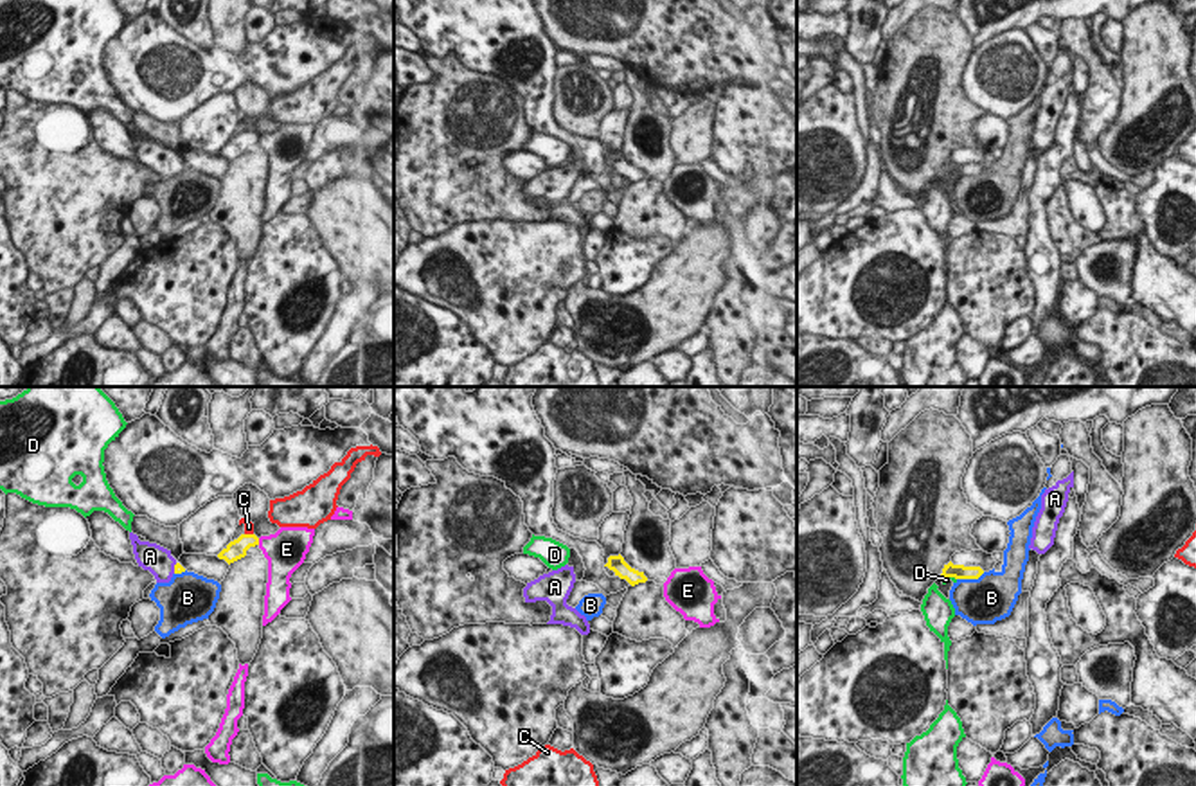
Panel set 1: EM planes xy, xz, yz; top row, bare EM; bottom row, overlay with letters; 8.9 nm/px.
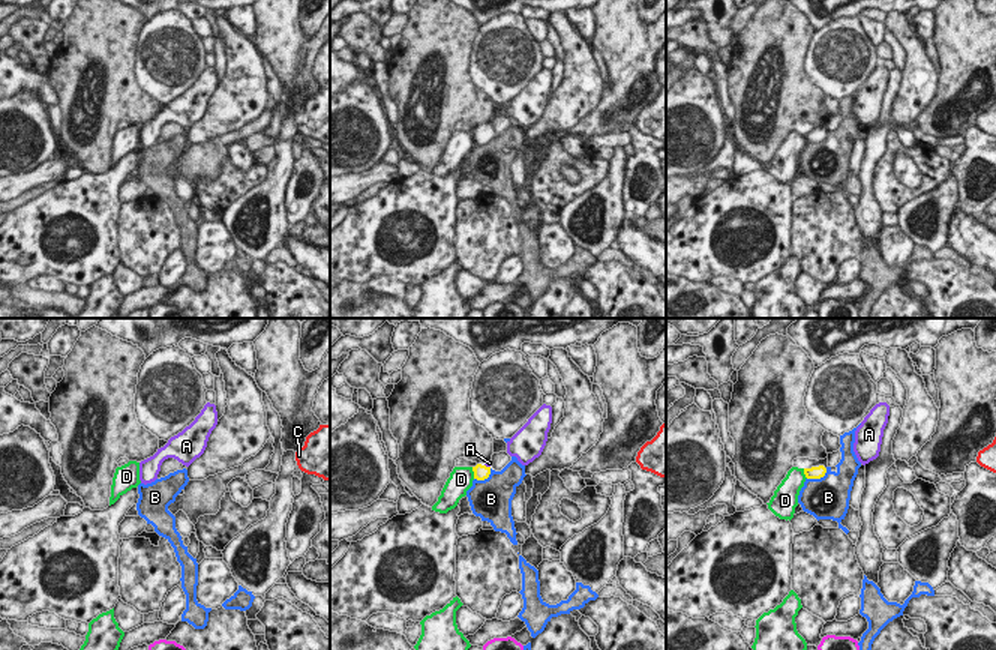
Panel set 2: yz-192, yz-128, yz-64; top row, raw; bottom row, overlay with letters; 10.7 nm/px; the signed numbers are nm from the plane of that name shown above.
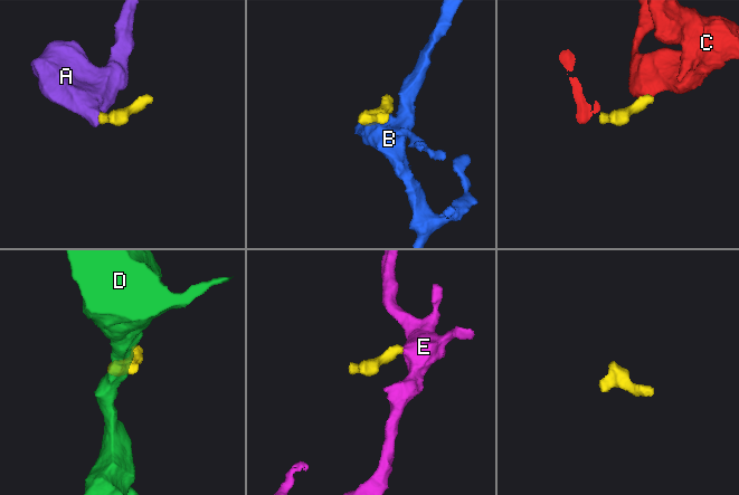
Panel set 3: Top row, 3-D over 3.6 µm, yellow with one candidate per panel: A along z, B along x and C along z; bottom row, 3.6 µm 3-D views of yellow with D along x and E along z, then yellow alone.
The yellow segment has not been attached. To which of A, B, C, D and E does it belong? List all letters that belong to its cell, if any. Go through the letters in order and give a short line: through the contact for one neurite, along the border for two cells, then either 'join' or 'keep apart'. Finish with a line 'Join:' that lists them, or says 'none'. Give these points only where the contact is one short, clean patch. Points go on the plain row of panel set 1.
A: line xy (178, 166), (175, 166), (157, 157); join
B: keep apart
C: line xy (245, 130), (252, 132); keep apart
D: line yz (955, 175), (943, 177); keep apart
E: line xy (258, 135), (259, 141); keep apart
Join: A

